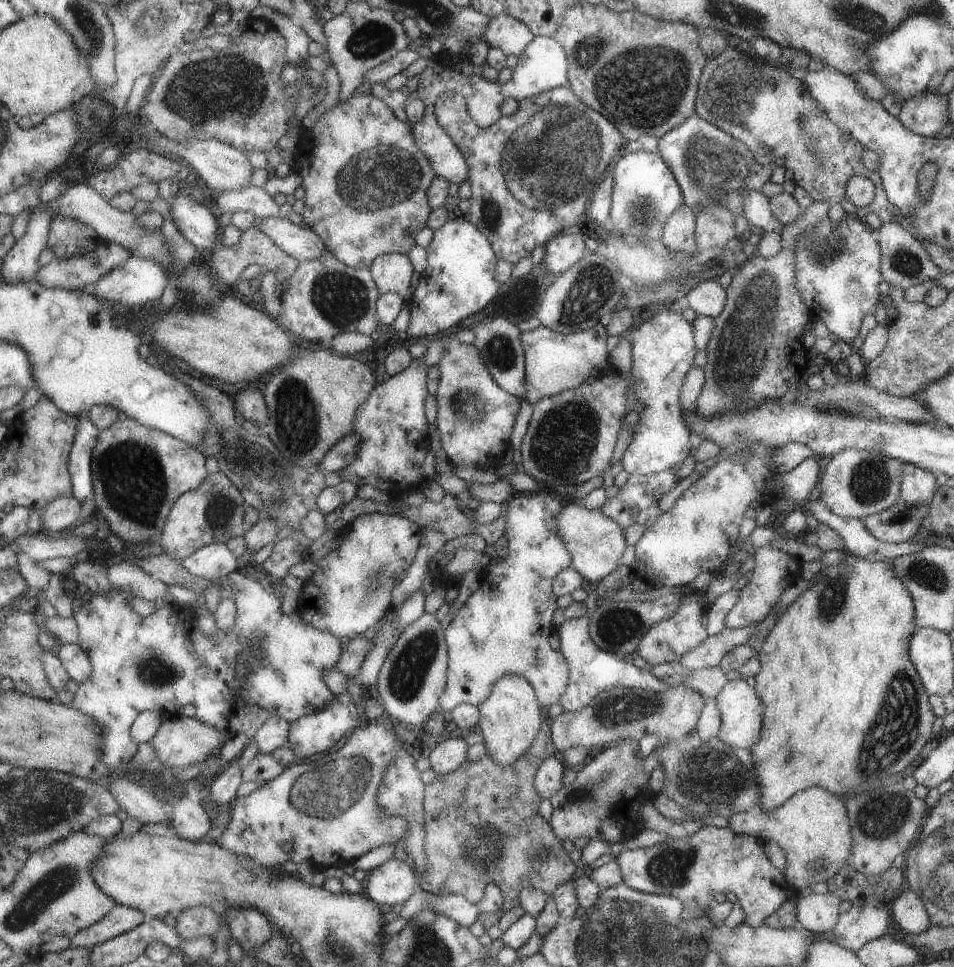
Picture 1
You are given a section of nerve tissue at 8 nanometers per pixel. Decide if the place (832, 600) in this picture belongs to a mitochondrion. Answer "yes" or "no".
yes

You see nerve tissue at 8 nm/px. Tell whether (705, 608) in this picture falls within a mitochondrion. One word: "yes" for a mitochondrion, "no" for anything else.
no

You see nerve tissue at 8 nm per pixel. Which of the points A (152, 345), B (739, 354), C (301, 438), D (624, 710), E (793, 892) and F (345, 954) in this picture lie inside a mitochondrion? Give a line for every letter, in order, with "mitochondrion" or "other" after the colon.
A: other
B: mitochondrion
C: mitochondrion
D: mitochondrion
E: other
F: mitochondrion

